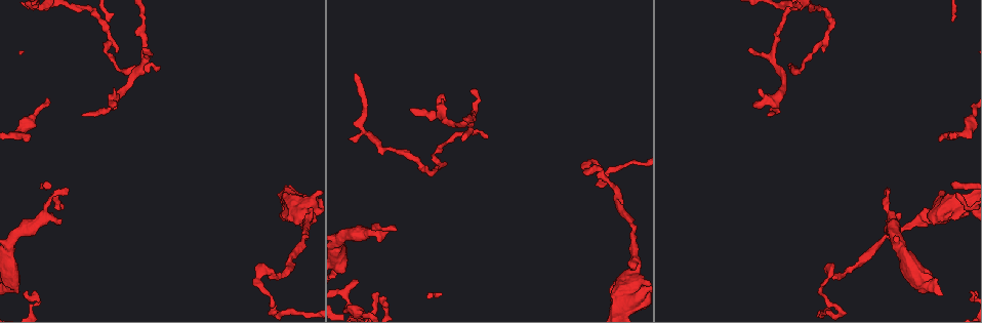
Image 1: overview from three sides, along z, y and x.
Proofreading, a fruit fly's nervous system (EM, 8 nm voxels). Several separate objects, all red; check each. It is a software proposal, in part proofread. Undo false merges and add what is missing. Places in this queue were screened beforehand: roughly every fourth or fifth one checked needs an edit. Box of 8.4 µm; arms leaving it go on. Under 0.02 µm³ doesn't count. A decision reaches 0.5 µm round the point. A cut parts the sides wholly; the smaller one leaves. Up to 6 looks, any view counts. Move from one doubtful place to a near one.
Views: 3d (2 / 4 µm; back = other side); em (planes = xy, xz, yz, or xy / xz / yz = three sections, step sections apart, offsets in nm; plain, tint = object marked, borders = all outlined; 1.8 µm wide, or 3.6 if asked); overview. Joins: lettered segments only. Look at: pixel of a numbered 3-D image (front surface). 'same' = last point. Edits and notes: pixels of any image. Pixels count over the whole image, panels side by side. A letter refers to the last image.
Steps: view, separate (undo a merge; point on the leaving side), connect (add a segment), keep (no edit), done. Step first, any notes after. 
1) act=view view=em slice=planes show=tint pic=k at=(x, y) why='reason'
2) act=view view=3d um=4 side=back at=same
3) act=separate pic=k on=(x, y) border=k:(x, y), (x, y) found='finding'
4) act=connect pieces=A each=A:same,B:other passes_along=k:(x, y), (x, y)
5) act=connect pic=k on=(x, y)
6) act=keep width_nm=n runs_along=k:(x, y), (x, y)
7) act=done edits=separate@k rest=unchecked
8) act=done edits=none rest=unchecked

act=view view=3d um=2 pic=1 at=(84, 115) why='tapers out'

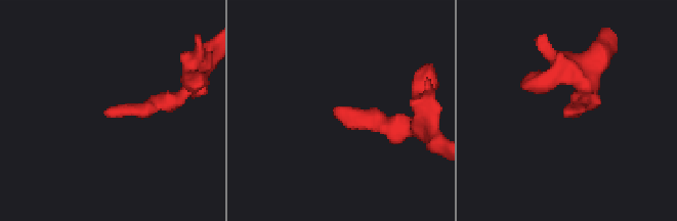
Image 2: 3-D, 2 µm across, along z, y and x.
act=view view=em slice=planes show=tint pic=2 at=(108, 113) why='shape alone is not enough'

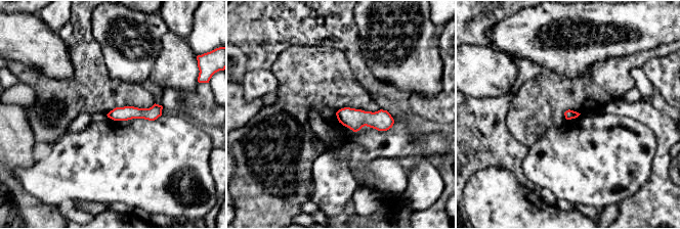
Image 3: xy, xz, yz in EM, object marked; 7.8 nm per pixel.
act=view view=em slice=planes show=borders at=same

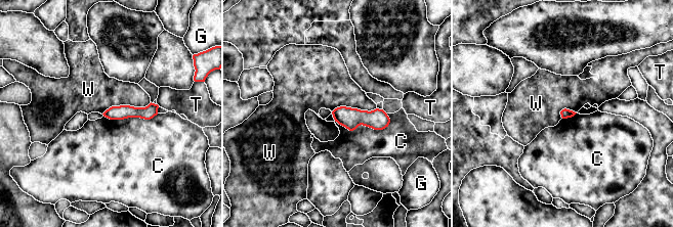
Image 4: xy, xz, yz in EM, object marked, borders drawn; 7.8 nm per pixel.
act=keep each=C:other,G:other,T:other,W:other runs_along=4:(155, 106), (150, 111), (107, 114) found='no lettered segment goes on from it'

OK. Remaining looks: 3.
act=view view=3d um=4 pic=1 at=(358, 281) why='tapers out'

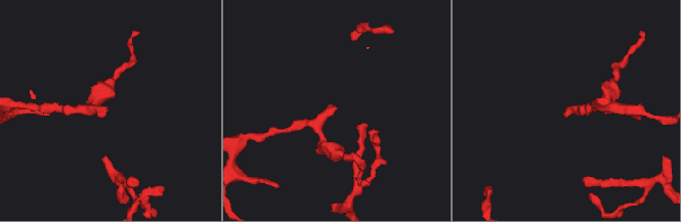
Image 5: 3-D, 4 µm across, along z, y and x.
act=view view=em slice=planes show=tint pic=5 at=(566, 106) why='now the EM'

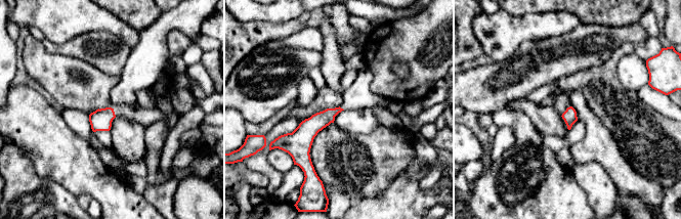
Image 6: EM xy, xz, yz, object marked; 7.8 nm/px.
act=view view=em slice=planes show=borders at=same

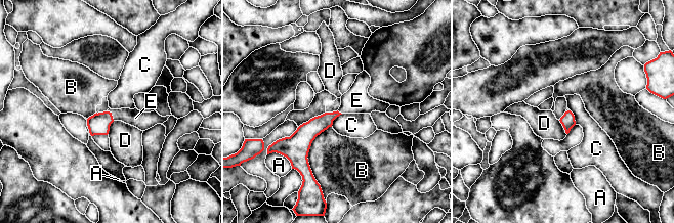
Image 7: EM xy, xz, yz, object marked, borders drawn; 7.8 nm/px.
act=connect pieces=E width_nm=110 each=A:other,B:other,C:other,D:other,E:same passes_along=7:(98, 124), (112, 116), (142, 121) found='it goes on there'

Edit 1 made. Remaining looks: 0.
act=done edits=connect@7 rest=unchecked

